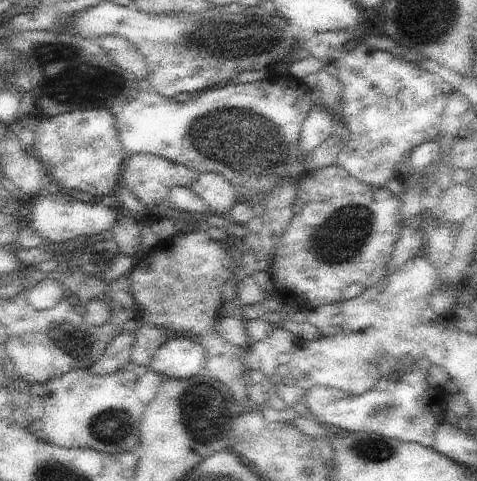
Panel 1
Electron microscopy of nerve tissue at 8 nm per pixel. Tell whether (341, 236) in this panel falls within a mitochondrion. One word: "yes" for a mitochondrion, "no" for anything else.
yes

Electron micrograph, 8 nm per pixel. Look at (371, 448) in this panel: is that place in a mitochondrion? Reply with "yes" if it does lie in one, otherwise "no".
yes

